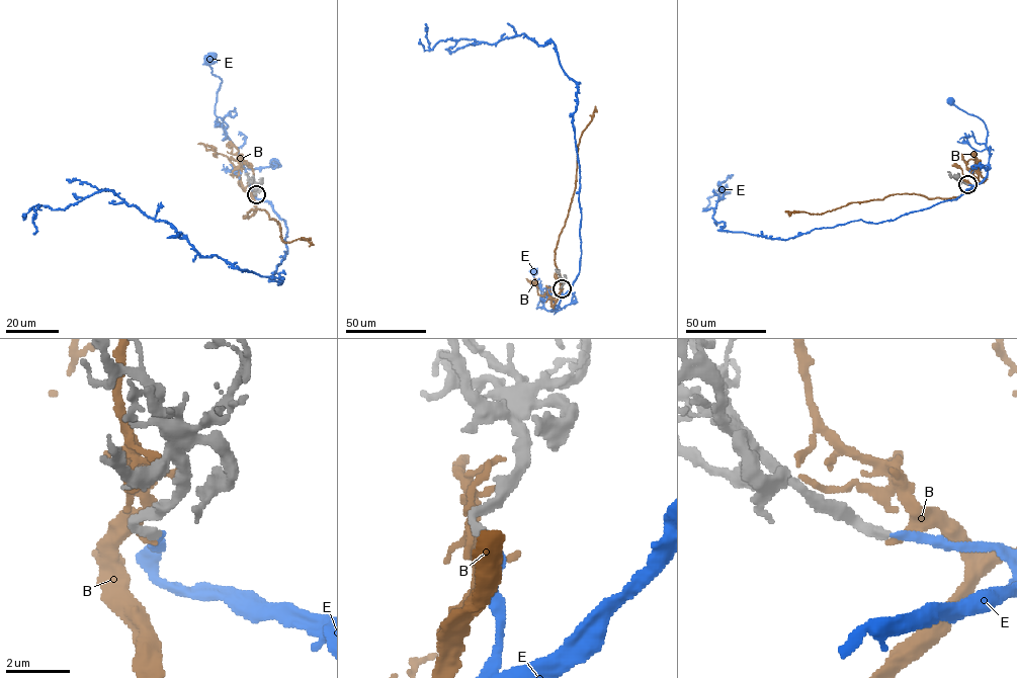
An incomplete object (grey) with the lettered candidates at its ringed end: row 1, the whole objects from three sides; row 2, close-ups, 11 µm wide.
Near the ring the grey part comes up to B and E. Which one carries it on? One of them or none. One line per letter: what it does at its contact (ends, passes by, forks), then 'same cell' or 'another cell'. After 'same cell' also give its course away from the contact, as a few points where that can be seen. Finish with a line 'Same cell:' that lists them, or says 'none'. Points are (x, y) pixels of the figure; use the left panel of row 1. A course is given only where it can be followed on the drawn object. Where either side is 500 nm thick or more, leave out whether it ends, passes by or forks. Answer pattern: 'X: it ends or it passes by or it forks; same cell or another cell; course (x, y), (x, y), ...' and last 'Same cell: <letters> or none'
B: it ends; another cell
E: it ends; same cell; course (256, 194), (251, 190), (239, 150), (215, 114), (217, 92), (222, 82), (212, 73), (209, 58)
Same cell: E

